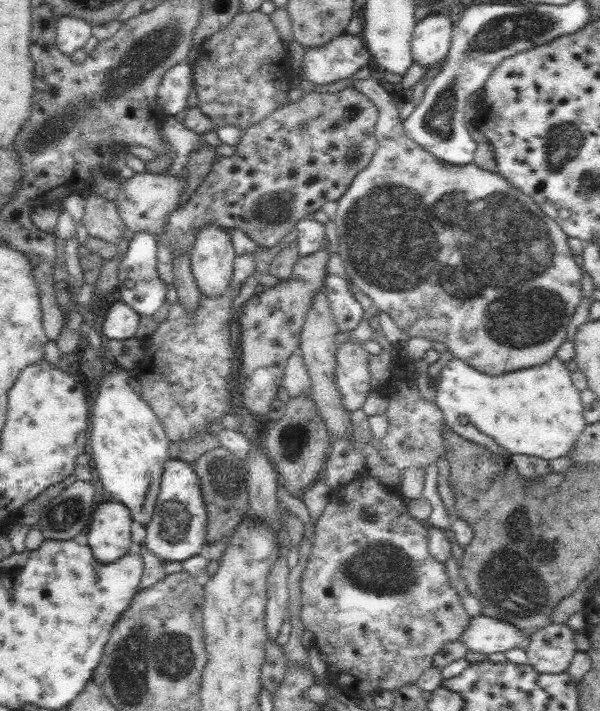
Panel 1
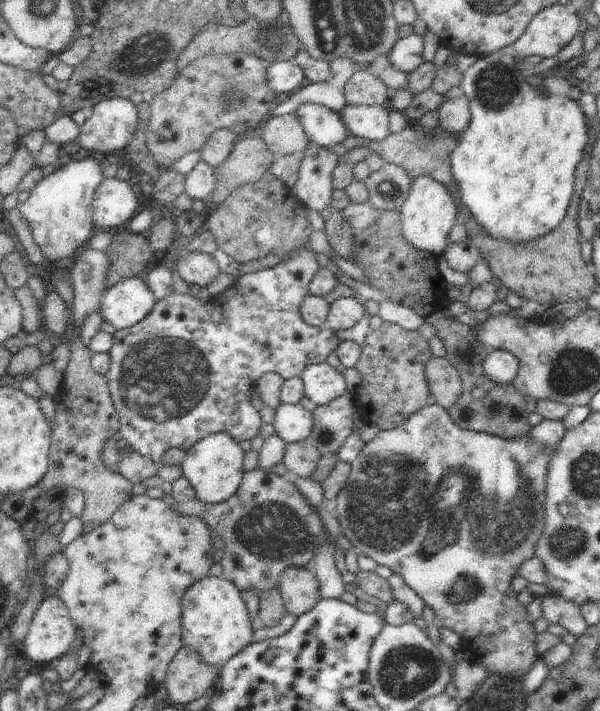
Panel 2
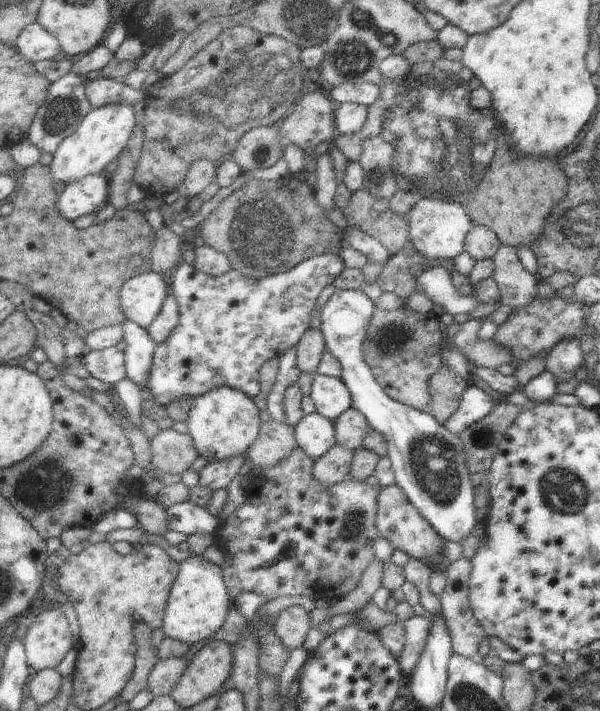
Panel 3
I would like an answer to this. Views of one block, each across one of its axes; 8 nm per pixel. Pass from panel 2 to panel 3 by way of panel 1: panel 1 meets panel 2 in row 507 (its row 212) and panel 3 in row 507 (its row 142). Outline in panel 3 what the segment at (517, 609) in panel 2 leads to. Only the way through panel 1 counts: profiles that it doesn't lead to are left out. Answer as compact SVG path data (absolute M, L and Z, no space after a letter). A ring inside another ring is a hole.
M394 483L381 488L377 498L375 525L379 536L386 539L394 550L404 551L410 559L424 561L433 571L446 571L452 564L444 556L445 538L424 518L408 500L402 487Z

